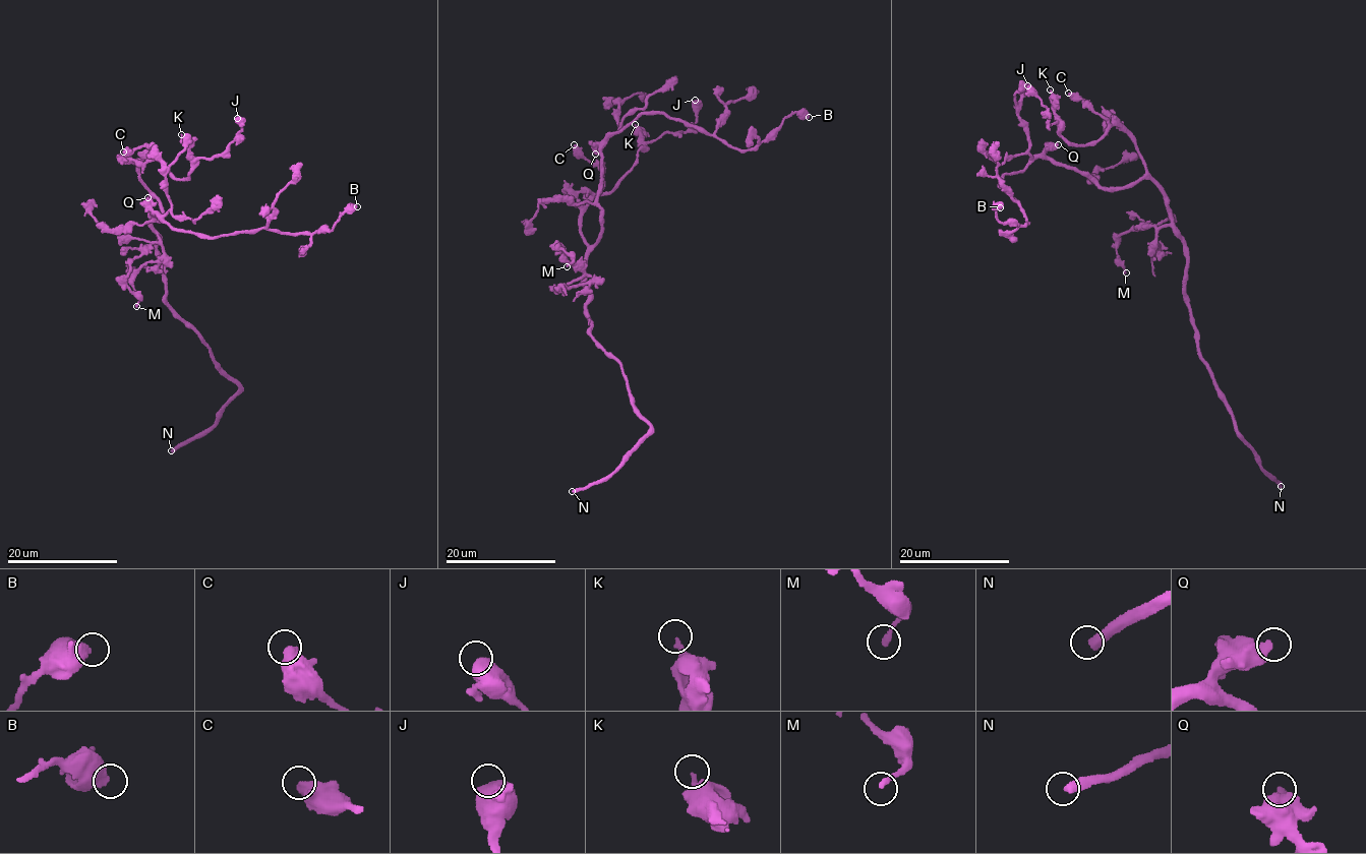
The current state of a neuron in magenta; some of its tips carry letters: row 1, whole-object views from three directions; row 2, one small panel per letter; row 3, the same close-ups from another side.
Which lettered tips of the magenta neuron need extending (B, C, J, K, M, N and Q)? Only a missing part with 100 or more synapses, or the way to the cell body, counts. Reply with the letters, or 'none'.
N

